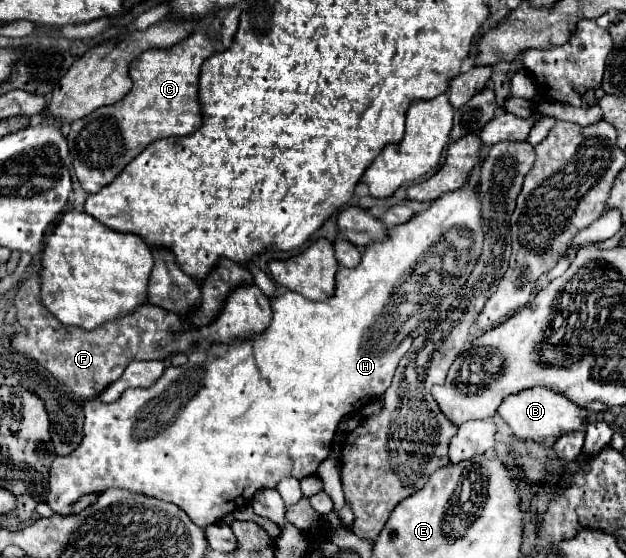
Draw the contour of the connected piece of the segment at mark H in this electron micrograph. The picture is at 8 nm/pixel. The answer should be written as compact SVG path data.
M469 181L465 183L465 187L445 193L439 197L439 201L435 201L429 209L417 213L411 221L391 227L389 229L389 237L383 243L373 243L365 247L365 253L361 255L361 263L353 269L341 267L337 271L337 287L335 287L335 295L317 303L317 301L309 301L297 293L287 291L285 295L279 295L271 301L271 309L273 309L273 321L269 325L269 329L265 333L261 333L259 337L253 337L251 341L235 341L231 345L209 345L207 351L205 349L193 349L189 353L189 361L183 367L169 367L165 369L165 373L161 375L161 379L149 387L149 389L127 389L121 399L113 401L113 403L105 403L101 399L93 399L83 403L83 413L85 413L85 437L79 443L79 447L69 453L69 455L61 457L56 456L51 463L51 471L49 471L49 485L51 491L47 495L47 505L57 513L57 515L71 515L71 507L89 493L103 493L111 487L119 487L119 489L127 489L131 493L139 493L145 497L153 497L153 499L161 499L167 503L177 505L181 511L187 513L187 517L199 525L199 527L207 527L213 523L219 523L227 513L233 513L237 507L249 503L255 495L255 491L259 489L273 489L277 487L279 479L283 477L295 477L295 479L303 479L307 475L313 475L317 471L317 467L329 457L331 453L331 443L337 431L339 421L353 413L359 411L363 405L367 405L367 401L375 401L379 397L383 397L383 393L387 391L387 387L393 381L395 375L395 367L401 361L401 357L409 351L413 339L417 335L421 335L443 311L445 307L457 297L457 293L461 291L461 287L465 285L469 273L475 267L477 257L481 255L481 247L483 247L483 227L481 227L481 203L479 203L479 195L477 195L477 187L473 187Z

